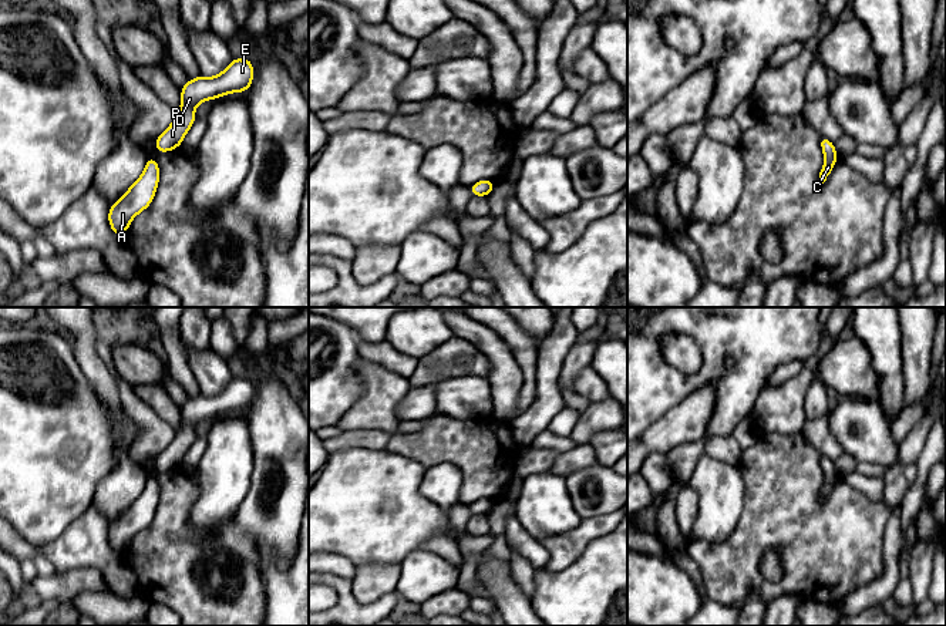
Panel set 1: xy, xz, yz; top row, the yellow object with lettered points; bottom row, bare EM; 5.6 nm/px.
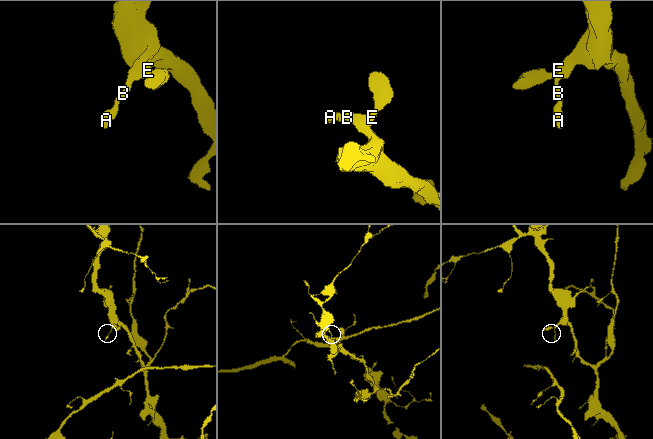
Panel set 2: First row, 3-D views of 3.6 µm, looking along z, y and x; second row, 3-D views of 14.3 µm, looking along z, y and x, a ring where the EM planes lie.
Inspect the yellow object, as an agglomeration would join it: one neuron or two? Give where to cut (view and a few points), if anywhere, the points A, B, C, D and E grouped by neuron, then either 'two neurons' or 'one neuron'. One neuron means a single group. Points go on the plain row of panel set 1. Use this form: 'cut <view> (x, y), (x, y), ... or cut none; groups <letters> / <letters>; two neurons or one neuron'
cut none; groups A B C D E; one neuron

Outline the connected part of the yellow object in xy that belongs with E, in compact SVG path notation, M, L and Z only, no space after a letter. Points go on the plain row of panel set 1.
M233 377L232 381L215 396L199 394L189 398L181 408L181 427L172 442L155 458L158 471L178 467L195 441L195 427L208 418L216 418L230 411L245 411L253 401L253 381Z

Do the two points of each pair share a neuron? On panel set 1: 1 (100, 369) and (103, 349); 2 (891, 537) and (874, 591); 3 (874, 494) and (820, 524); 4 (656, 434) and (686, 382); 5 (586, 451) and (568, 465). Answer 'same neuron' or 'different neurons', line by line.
1: different neurons
2: same neuron
3: different neurons
4: different neurons
5: same neuron

